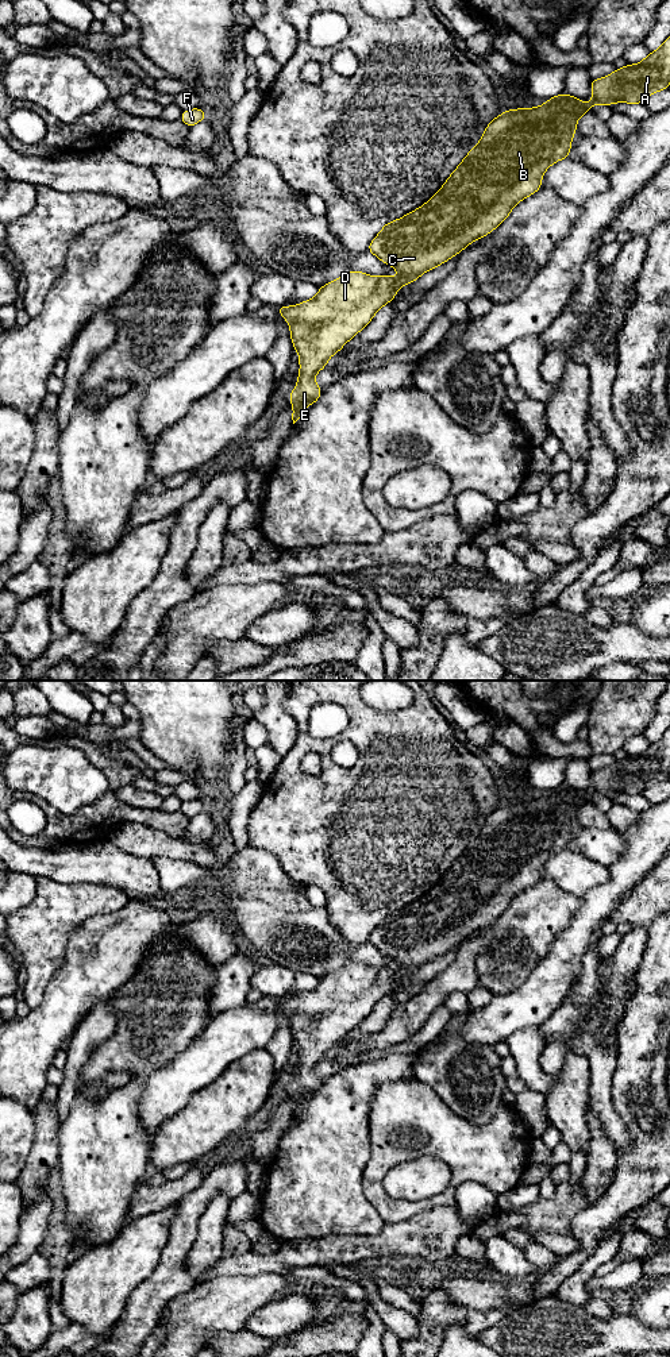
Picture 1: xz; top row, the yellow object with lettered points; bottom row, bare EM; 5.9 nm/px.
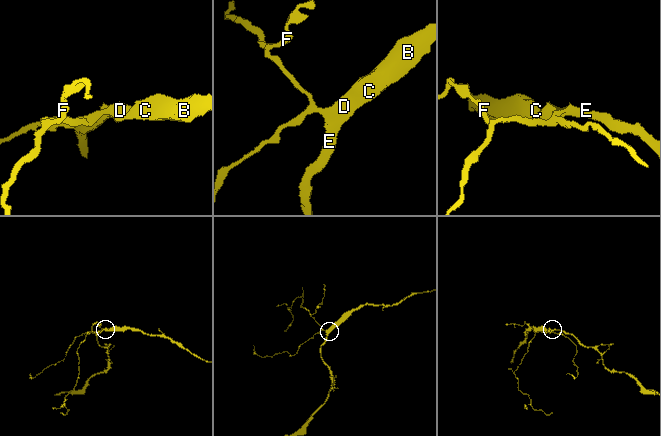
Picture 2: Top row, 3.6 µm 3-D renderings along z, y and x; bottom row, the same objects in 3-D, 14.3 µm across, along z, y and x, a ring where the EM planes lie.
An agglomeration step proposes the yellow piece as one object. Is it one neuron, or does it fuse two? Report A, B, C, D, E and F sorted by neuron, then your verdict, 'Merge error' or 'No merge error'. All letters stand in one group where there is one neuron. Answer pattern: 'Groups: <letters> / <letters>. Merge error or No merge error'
Groups: A B C D E F. No merge error

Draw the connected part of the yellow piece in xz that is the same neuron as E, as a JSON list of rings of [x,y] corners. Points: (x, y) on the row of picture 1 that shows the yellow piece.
[[[670,36],[639,63],[627,63],[609,76],[592,80],[593,97],[589,104],[563,92],[550,97],[543,105],[502,112],[488,124],[478,144],[467,153],[436,194],[423,207],[384,224],[370,242],[367,251],[393,266],[400,273],[398,278],[347,271],[319,288],[312,300],[292,307],[277,307],[277,313],[290,327],[293,348],[300,355],[297,386],[289,396],[293,424],[301,417],[301,410],[315,404],[323,392],[315,382],[315,374],[327,367],[327,361],[362,331],[385,304],[394,300],[400,288],[444,263],[475,239],[490,234],[509,216],[519,201],[542,188],[543,173],[554,162],[569,158],[577,122],[585,112],[592,112],[596,104],[608,107],[613,103],[642,104],[651,93],[669,86]]]

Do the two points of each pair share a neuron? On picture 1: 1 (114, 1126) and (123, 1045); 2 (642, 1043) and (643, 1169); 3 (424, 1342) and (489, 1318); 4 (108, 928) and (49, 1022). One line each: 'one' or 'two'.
1: one
2: one
3: one
4: one

